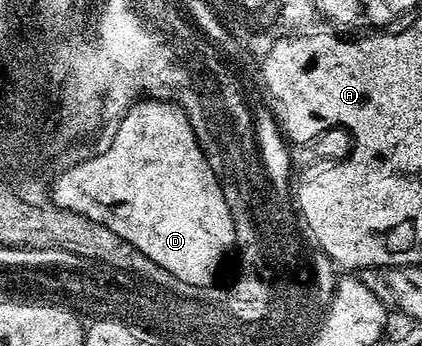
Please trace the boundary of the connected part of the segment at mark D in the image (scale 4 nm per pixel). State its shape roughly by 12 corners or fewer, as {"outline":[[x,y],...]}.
{"outline":[[139,99],[54,201],[207,287],[236,245],[176,102]]}

